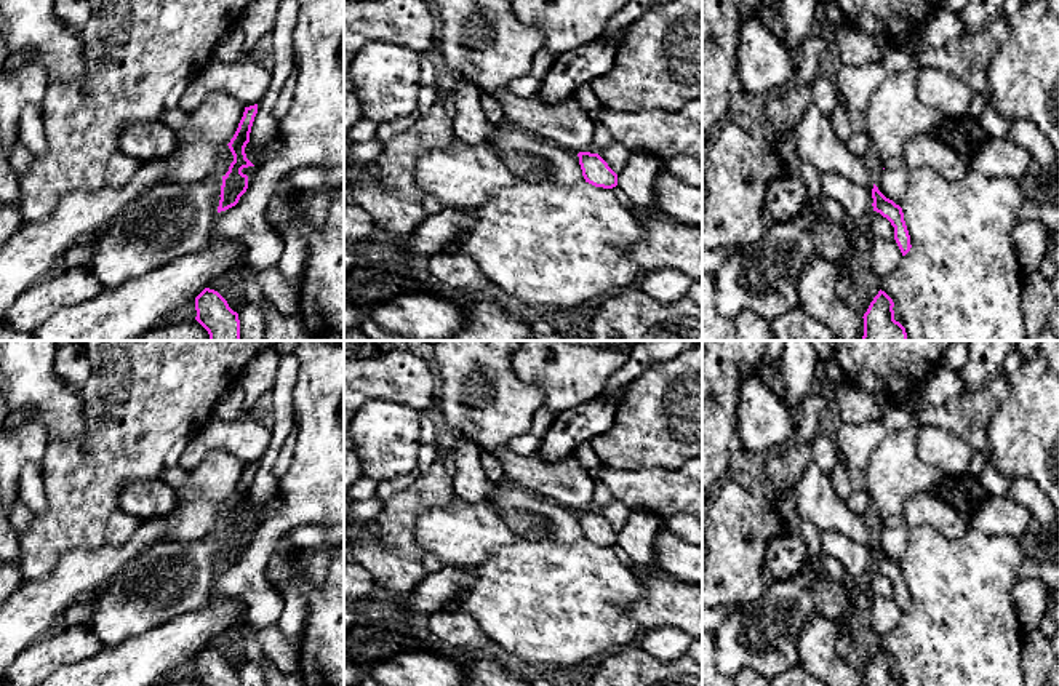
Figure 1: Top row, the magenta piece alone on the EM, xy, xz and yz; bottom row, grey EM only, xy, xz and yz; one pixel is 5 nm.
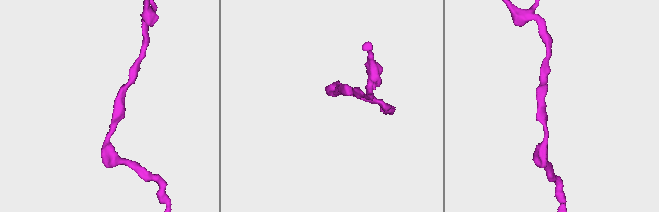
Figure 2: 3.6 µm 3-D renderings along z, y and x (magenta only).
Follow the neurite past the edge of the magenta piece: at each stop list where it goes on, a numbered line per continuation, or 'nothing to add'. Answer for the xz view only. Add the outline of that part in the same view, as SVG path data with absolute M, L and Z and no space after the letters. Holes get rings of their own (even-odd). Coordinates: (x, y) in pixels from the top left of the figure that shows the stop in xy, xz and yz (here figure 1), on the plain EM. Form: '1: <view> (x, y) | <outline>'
nothing to add

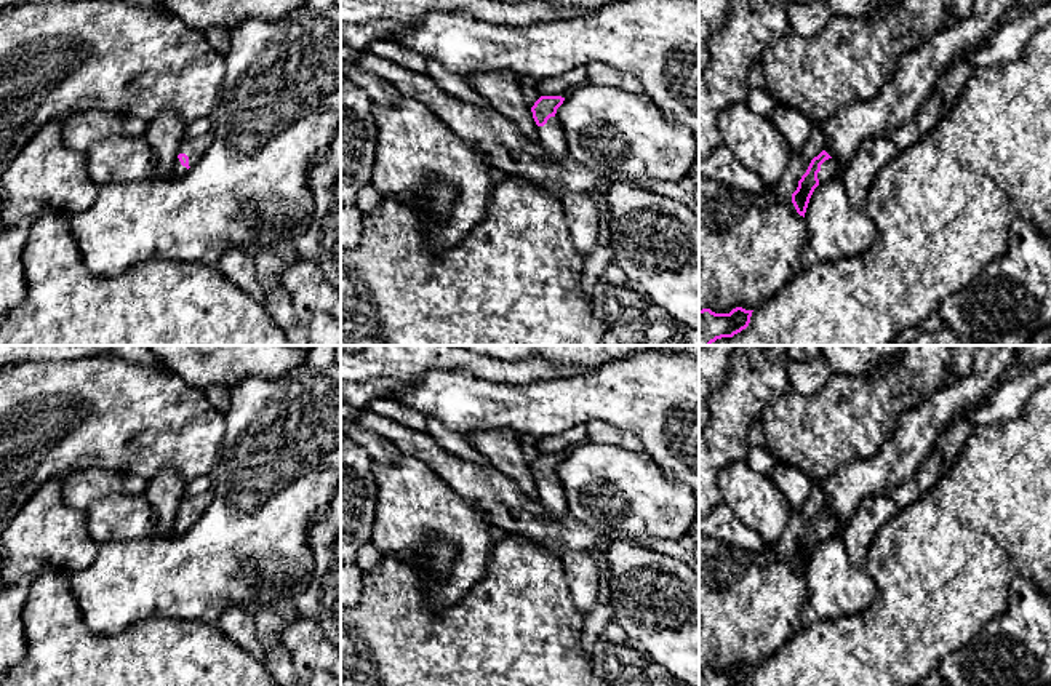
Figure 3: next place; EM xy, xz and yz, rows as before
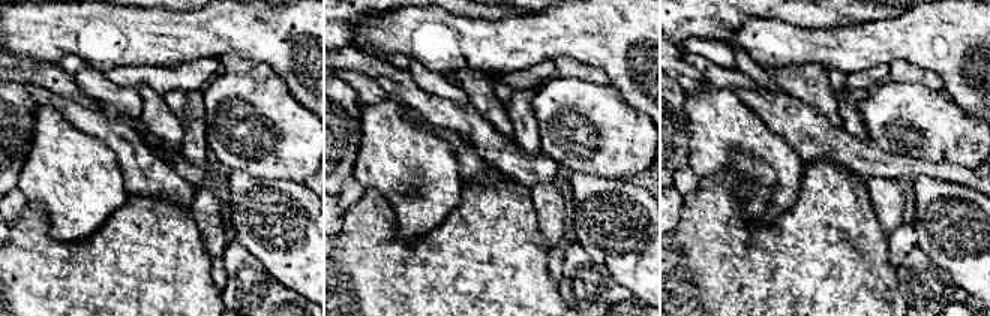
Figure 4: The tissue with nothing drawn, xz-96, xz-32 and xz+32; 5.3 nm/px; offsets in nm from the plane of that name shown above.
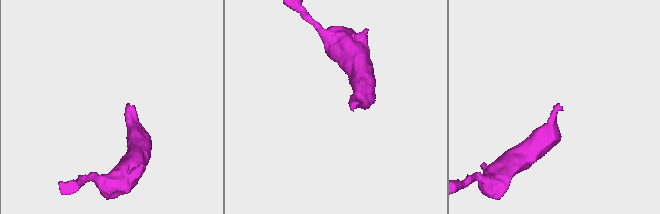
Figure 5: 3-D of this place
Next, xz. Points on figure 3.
1: xz (551, 493) | M557 472L544 485L537 485L539 501L557 516L569 515L568 499L560 485Z

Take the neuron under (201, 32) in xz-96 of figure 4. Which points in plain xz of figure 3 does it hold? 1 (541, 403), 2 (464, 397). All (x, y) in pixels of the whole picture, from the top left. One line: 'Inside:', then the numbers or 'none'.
Inside: 1, 2

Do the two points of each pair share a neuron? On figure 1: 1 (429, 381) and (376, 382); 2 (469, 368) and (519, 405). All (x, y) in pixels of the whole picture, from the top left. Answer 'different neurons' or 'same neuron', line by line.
1: same neuron
2: same neuron

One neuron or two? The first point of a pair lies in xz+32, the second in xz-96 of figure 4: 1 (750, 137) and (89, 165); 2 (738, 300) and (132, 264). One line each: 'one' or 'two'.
1: one
2: one

